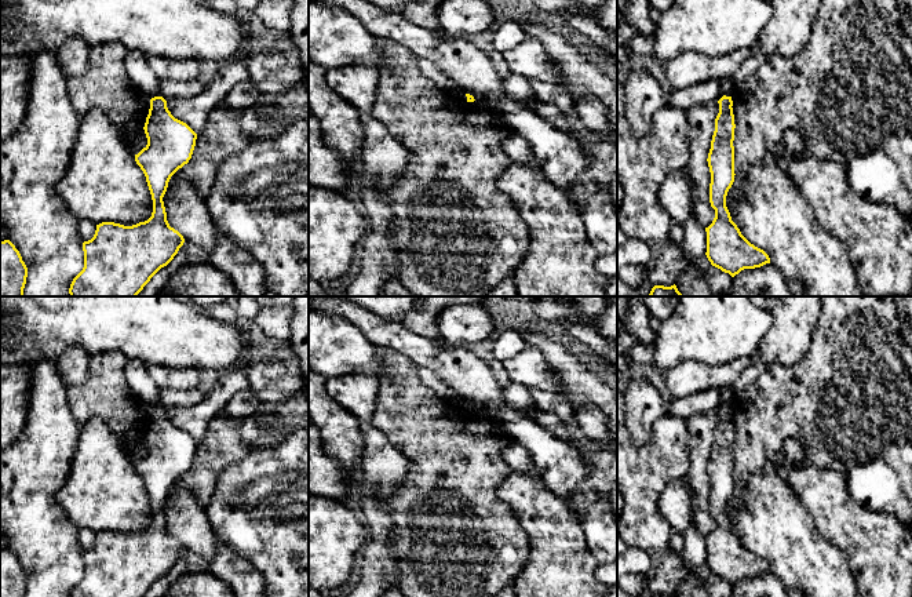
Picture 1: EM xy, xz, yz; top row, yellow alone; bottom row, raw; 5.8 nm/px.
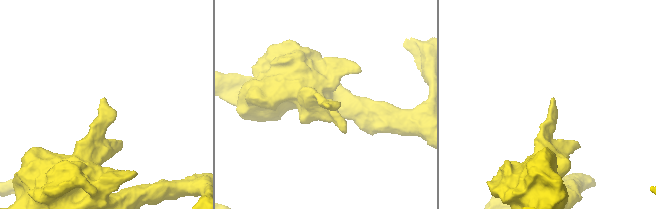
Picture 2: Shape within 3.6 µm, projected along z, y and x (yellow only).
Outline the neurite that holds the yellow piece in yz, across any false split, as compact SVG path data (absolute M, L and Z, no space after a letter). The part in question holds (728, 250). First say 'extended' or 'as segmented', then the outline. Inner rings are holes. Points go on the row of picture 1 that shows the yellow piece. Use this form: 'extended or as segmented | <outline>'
as segmented | M723 95L718 103L719 113L707 159L711 172L709 203L715 210L715 218L705 227L705 255L712 266L734 277L744 269L770 263L770 258L741 234L726 207L726 196L736 175L733 146L736 124L732 97Z

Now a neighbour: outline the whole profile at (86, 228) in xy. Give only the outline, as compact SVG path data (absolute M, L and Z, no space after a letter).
M79 219L77 229L79 229L80 239L84 243L94 237L96 230L96 223L88 219Z

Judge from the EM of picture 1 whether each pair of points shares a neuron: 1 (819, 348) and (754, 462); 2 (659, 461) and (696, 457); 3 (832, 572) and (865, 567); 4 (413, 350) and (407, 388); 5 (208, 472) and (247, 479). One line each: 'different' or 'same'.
1: same
2: different
3: different
4: different
5: different

